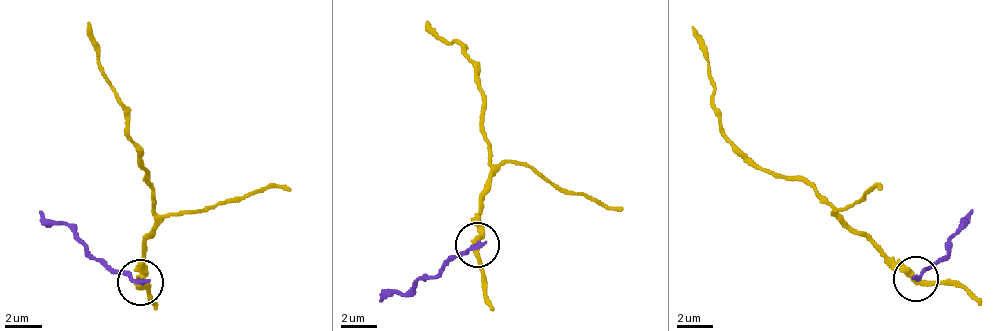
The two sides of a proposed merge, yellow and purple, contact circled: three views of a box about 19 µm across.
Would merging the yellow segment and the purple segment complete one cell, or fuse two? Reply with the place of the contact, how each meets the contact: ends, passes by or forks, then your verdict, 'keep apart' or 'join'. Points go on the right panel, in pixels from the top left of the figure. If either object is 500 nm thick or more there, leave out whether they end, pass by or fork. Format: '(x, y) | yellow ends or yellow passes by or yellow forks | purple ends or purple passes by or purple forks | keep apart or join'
(916, 278) | yellow passes by | purple ends | keep apart

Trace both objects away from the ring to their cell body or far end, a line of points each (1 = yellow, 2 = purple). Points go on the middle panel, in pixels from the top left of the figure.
1: (478, 244), (492, 145), (483, 128), (478, 70), (460, 47), (438, 38), (425, 20)
2: (478, 244), (447, 262), (407, 293), (393, 293), (380, 302)

